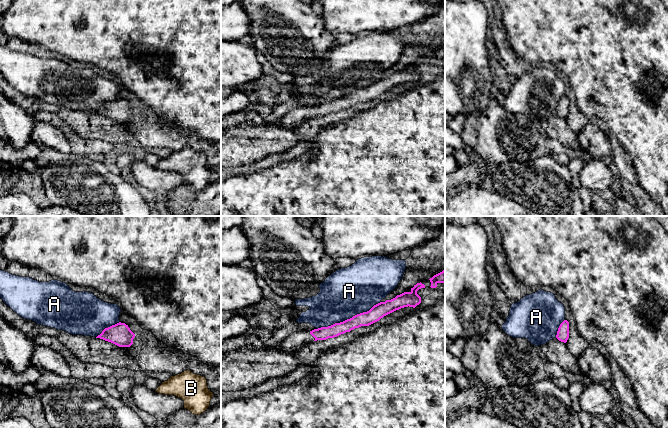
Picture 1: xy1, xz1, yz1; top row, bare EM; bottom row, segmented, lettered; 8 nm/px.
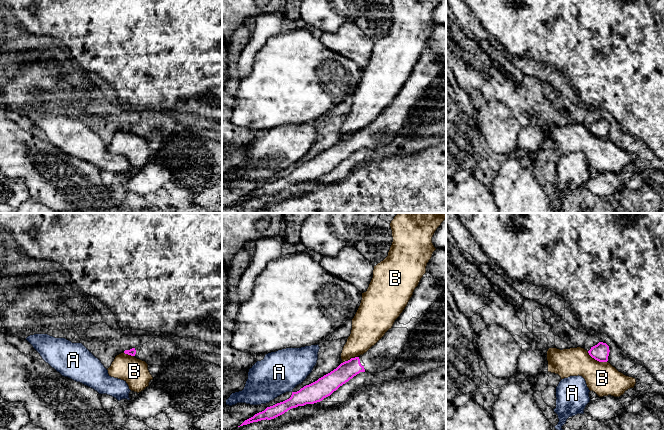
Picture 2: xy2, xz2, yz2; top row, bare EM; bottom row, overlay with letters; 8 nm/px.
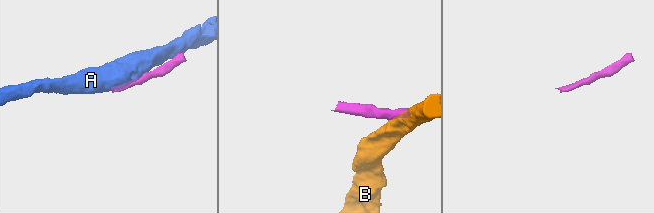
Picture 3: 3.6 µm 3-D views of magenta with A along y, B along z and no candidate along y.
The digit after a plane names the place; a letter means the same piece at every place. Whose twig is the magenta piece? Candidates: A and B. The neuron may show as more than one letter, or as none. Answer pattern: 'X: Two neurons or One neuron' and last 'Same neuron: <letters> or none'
A: Two neurons
B: Two neurons
Same neuron: none

